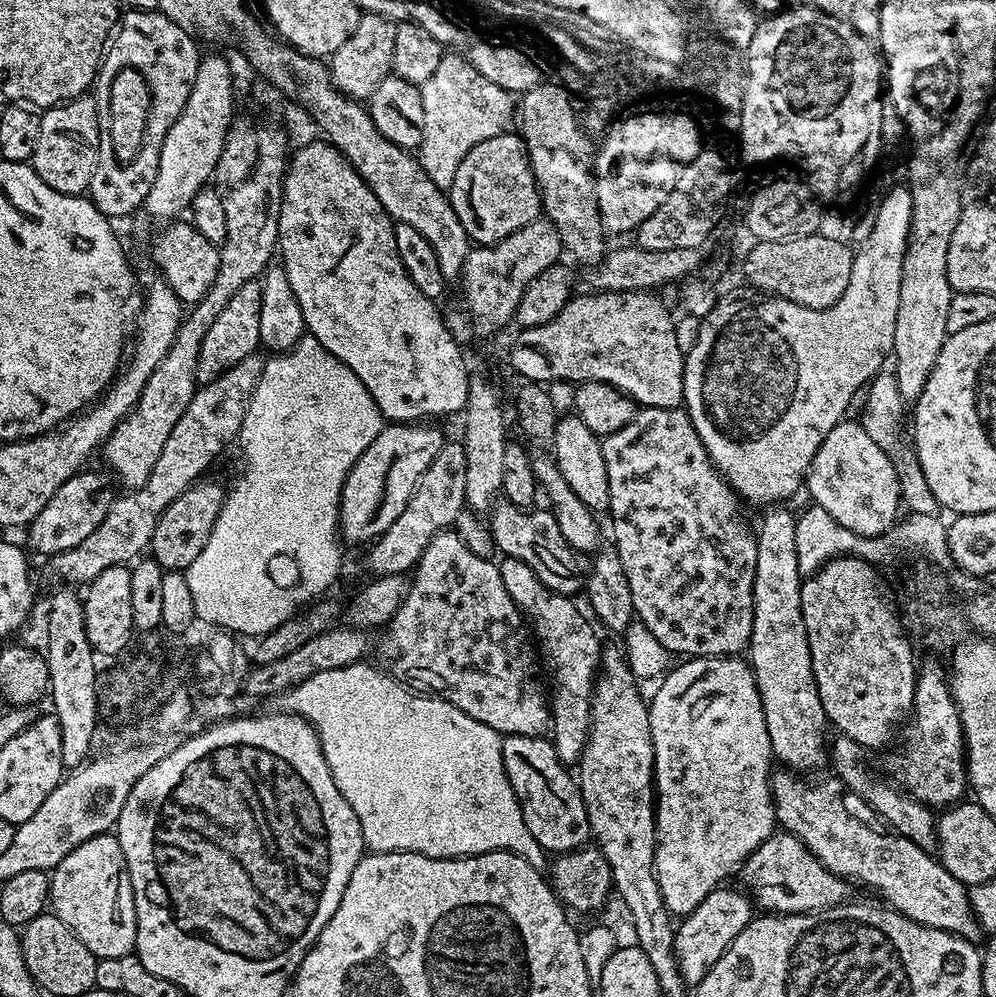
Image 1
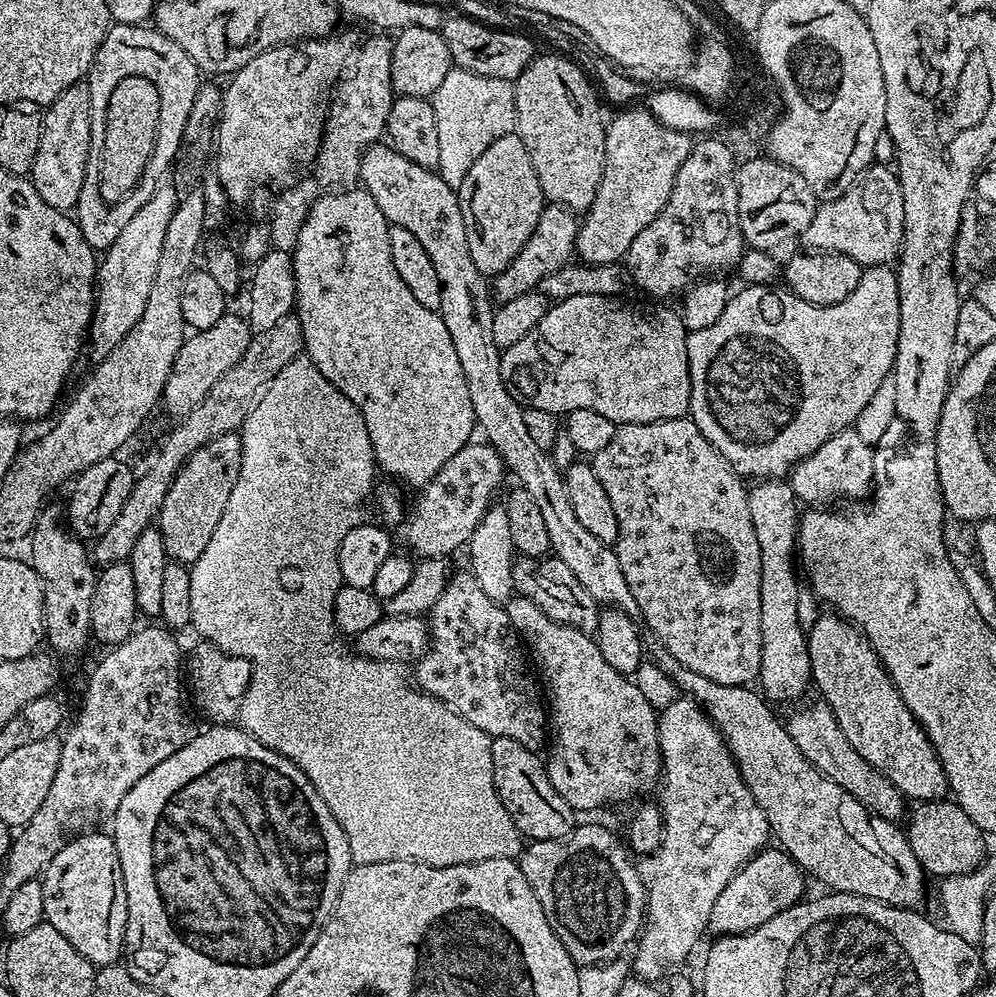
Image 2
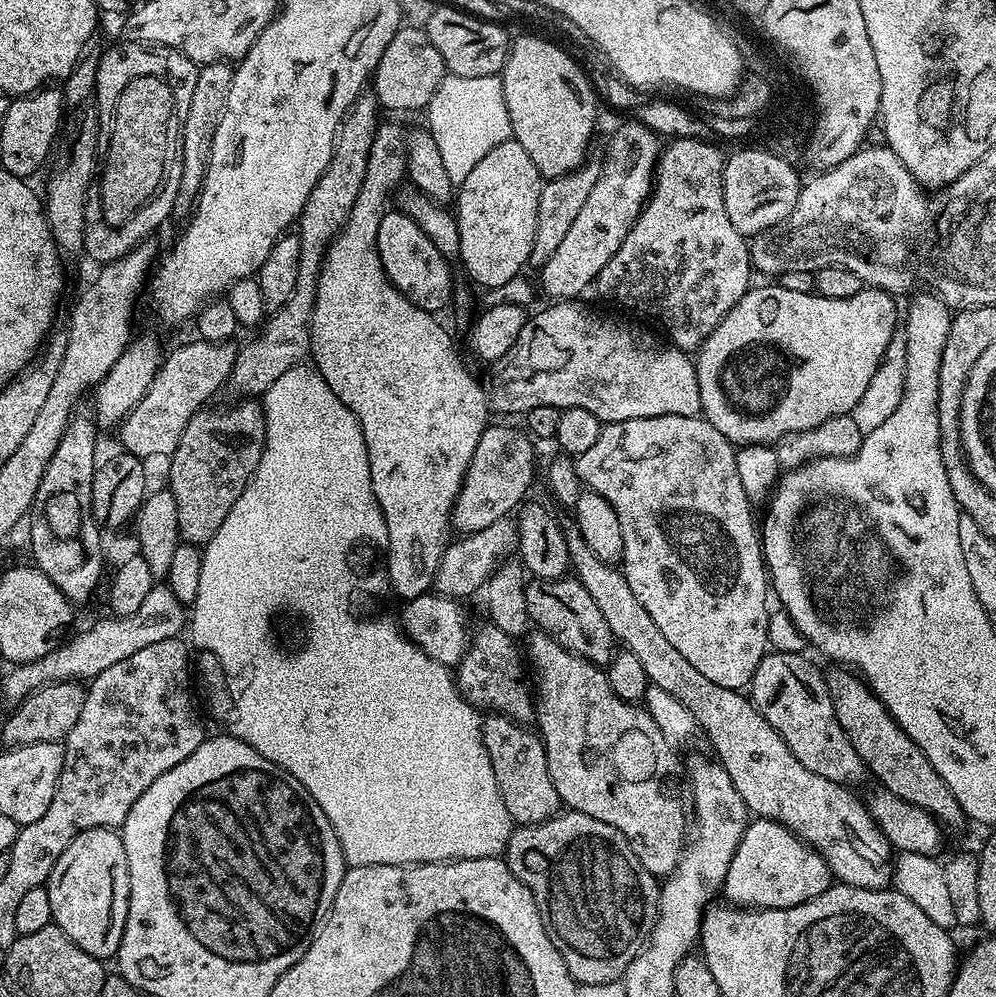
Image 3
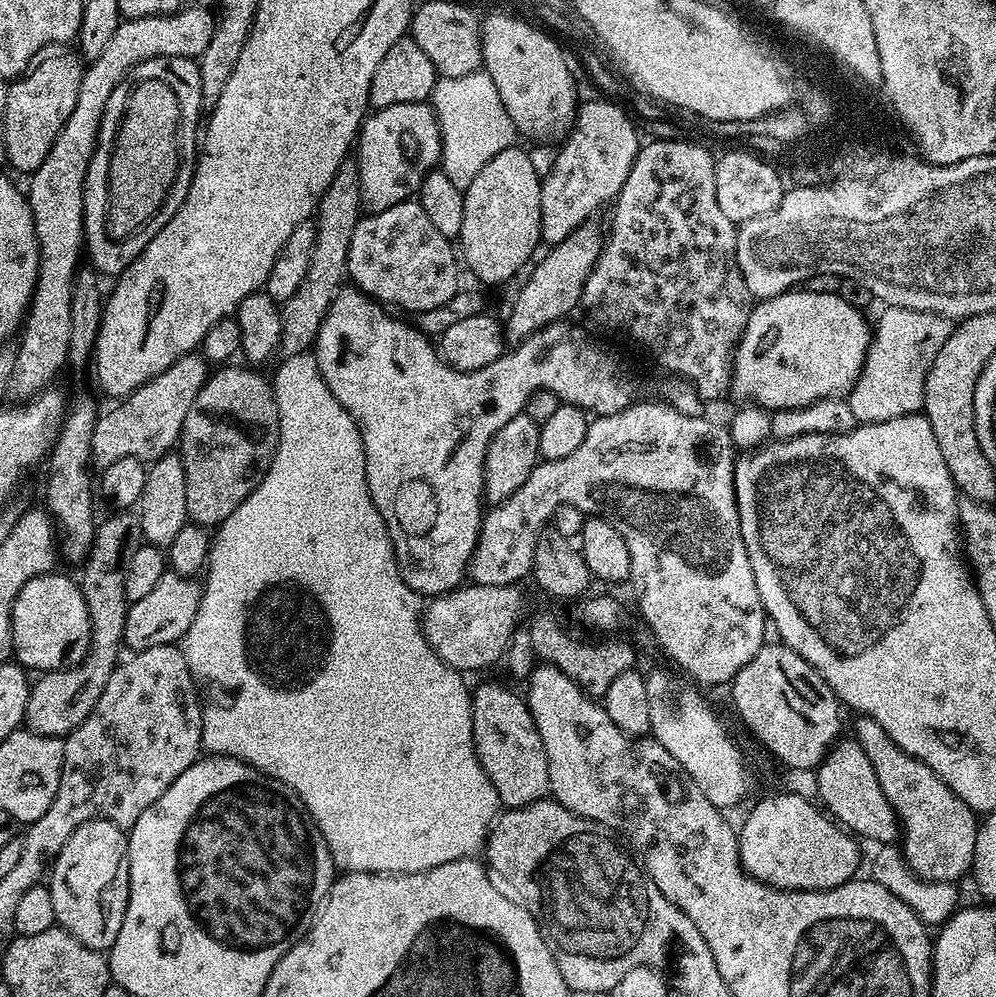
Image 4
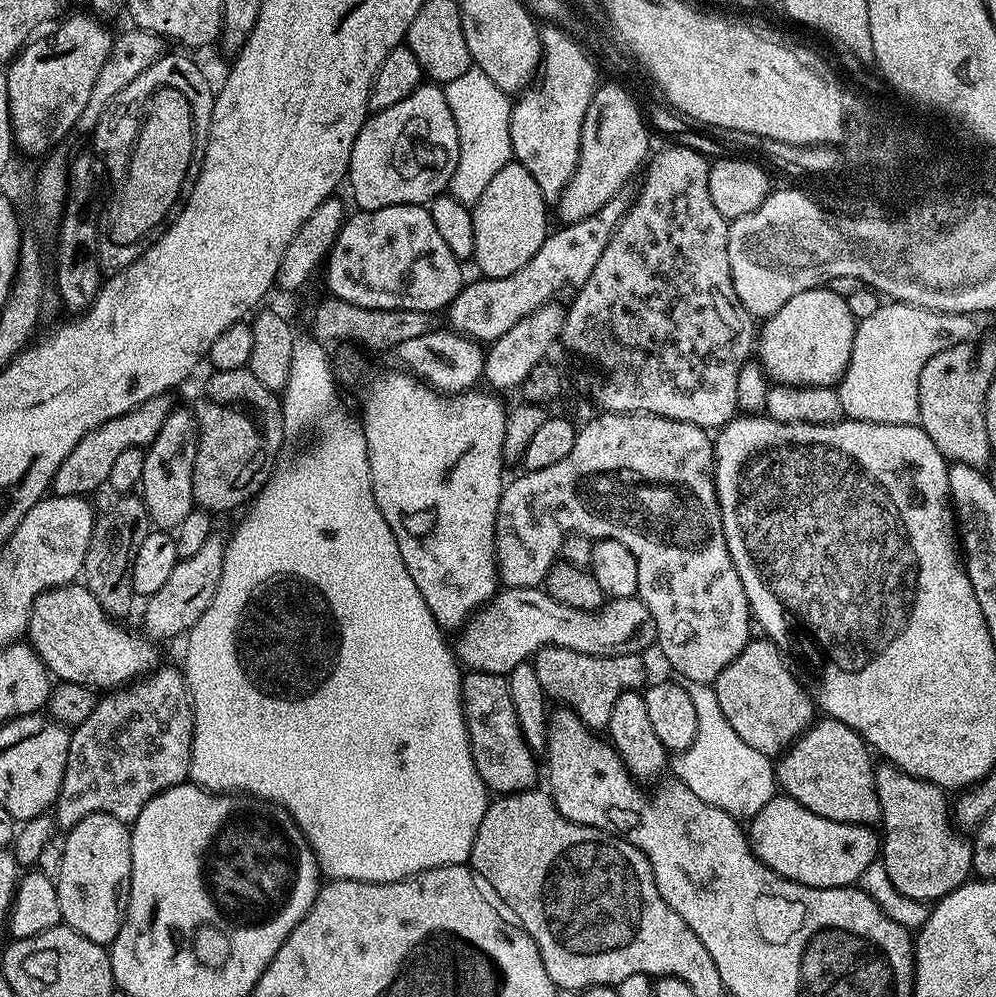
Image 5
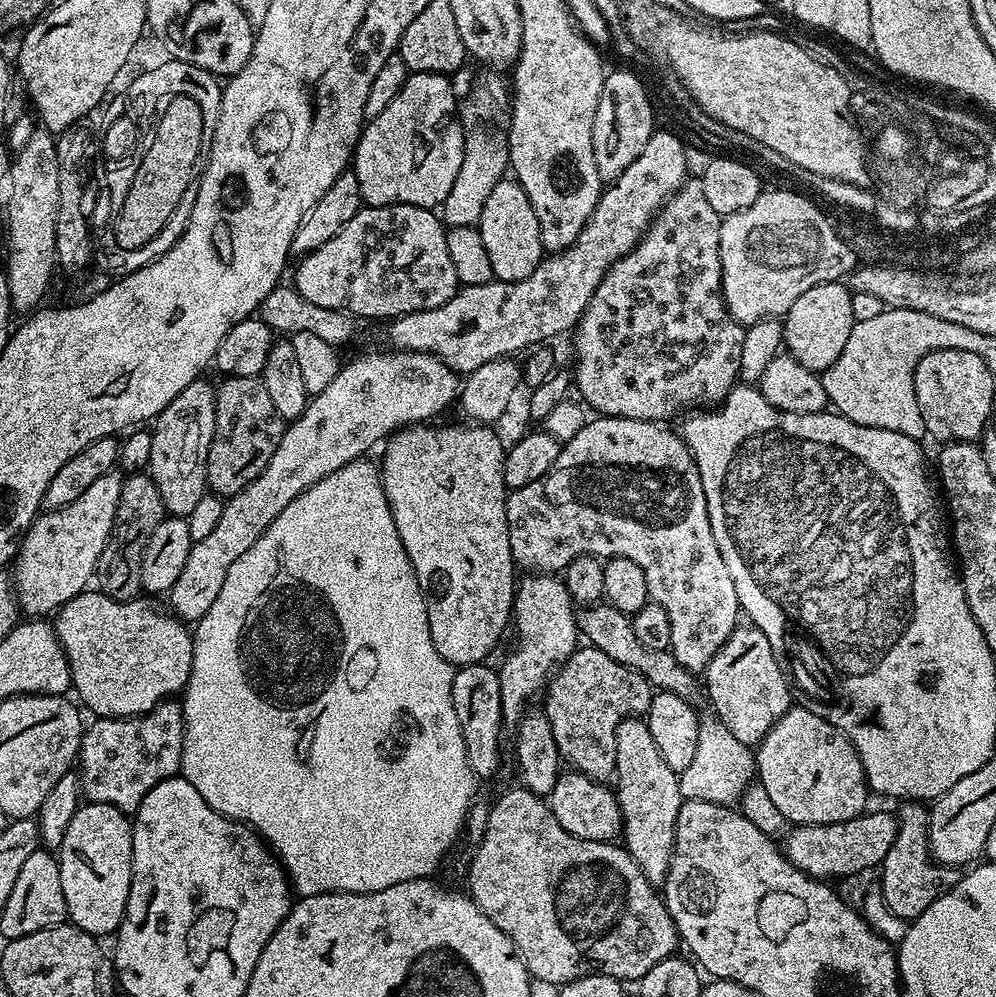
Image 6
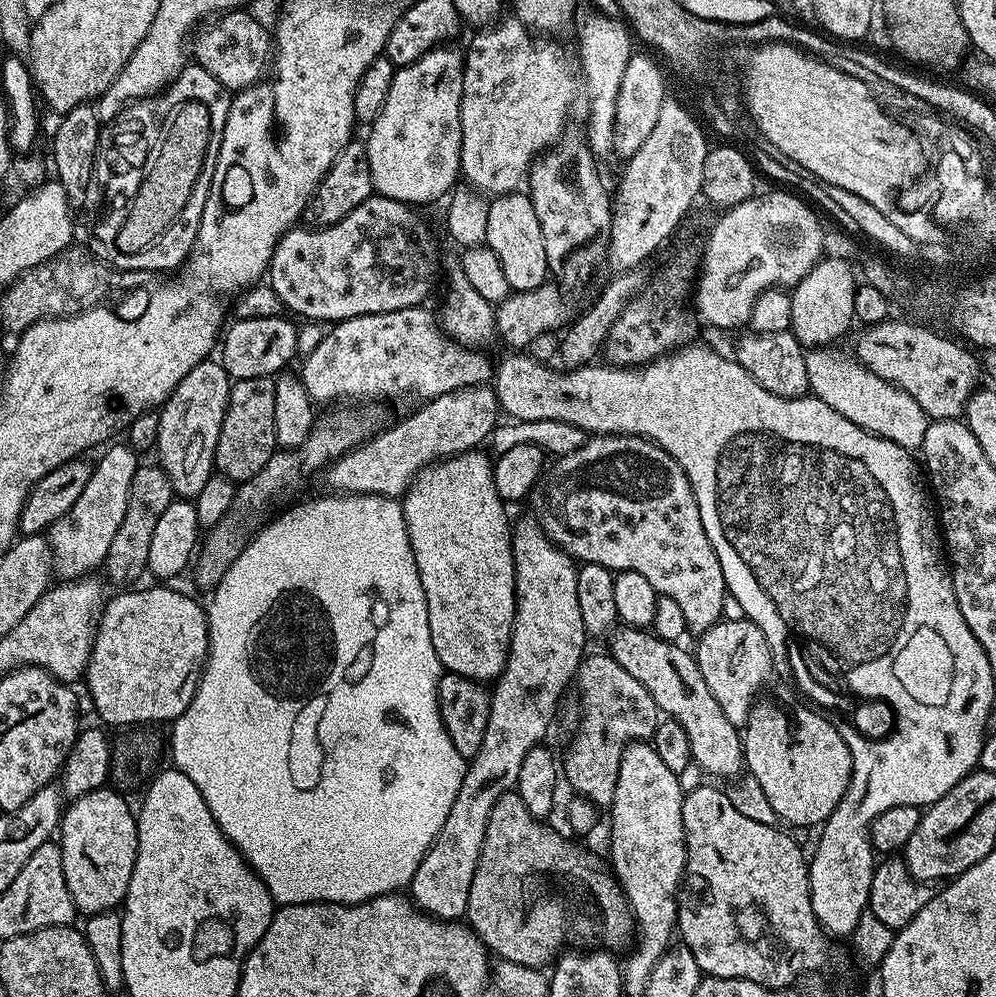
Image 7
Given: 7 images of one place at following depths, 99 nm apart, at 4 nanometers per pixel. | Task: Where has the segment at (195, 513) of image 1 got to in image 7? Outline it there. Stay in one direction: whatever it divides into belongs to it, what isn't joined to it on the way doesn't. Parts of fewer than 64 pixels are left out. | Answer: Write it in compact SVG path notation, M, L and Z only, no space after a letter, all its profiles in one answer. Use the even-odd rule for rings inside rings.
M271 376L237 380L230 390L226 414L216 447L215 471L237 482L254 478L277 451L274 438L274 386Z

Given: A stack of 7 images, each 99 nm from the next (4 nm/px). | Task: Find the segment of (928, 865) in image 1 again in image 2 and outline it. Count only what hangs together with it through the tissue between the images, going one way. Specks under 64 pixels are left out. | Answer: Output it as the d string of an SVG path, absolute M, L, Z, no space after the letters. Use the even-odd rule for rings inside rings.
M670 655L659 657L658 663L665 672L671 675L677 689L695 700L705 712L708 719L719 728L740 767L748 789L754 794L758 806L762 806L762 814L766 814L771 835L776 836L779 847L787 852L796 865L809 877L821 880L825 889L833 892L849 892L862 898L874 898L883 904L893 904L896 908L921 907L924 900L924 867L910 850L910 842L903 831L900 832L891 820L883 820L881 816L872 815L870 809L862 806L854 794L842 790L838 782L826 778L816 767L794 746L787 727L772 713L773 705L759 691L751 692L748 686L722 686L718 682L710 682L710 678L702 678L702 674L694 674L694 670L681 668L680 663Z

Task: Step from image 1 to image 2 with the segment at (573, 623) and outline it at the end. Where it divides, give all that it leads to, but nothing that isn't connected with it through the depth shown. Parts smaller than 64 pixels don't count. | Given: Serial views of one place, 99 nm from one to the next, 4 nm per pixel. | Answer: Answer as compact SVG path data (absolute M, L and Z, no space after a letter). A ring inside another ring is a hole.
M513 595L506 607L512 625L534 657L535 667L536 664L540 667L539 675L546 689L546 704L550 709L550 748L552 744L552 753L546 756L546 767L554 790L566 798L572 809L583 814L599 804L620 804L627 796L636 796L647 788L655 789L662 776L658 738L660 721L657 709L646 702L635 679L614 670L614 666L602 658L602 650L598 650L595 639L589 633L569 624L560 624L546 615L530 597Z

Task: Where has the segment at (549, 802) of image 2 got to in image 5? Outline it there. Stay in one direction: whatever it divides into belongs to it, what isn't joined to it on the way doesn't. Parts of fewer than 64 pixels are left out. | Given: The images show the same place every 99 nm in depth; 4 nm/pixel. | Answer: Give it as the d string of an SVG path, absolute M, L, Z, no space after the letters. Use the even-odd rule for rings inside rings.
M465 671L460 682L460 700L464 703L464 721L468 727L474 766L489 793L507 794L535 789L538 756L526 738L522 738L507 676Z

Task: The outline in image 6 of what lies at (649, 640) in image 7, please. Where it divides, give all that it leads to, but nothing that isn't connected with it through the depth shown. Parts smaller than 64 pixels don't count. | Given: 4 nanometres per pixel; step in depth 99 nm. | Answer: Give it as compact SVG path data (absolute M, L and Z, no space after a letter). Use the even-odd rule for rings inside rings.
M597 602L581 607L576 614L576 626L581 637L584 636L591 647L602 650L602 654L610 654L614 662L622 666L630 666L638 670L652 683L653 689L670 694L678 694L683 700L692 700L696 692L697 677L686 671L675 658L671 651L648 650L638 642L638 634L634 634L634 626L629 613L618 610L613 604Z

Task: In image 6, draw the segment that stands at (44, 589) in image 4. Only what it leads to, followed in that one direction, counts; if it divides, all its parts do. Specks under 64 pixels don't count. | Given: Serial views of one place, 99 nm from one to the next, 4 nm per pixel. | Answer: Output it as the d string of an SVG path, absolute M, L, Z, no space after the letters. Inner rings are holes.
M85 590L70 598L70 602L55 613L56 637L64 647L72 671L72 688L80 695L79 703L85 709L88 707L93 717L141 716L161 702L183 693L188 685L192 669L193 633L175 612L165 605L164 609L156 600L159 599L115 600L99 590Z

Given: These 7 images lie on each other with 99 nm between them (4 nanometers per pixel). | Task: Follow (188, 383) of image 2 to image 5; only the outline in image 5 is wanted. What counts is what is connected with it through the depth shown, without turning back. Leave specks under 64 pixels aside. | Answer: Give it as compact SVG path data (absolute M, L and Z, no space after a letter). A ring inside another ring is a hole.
M167 395L155 396L144 402L141 407L90 430L59 467L53 480L53 493L57 496L88 496L101 485L104 486L119 454L130 448L147 448L161 432L164 420L172 409L172 402L168 399L170 398Z

